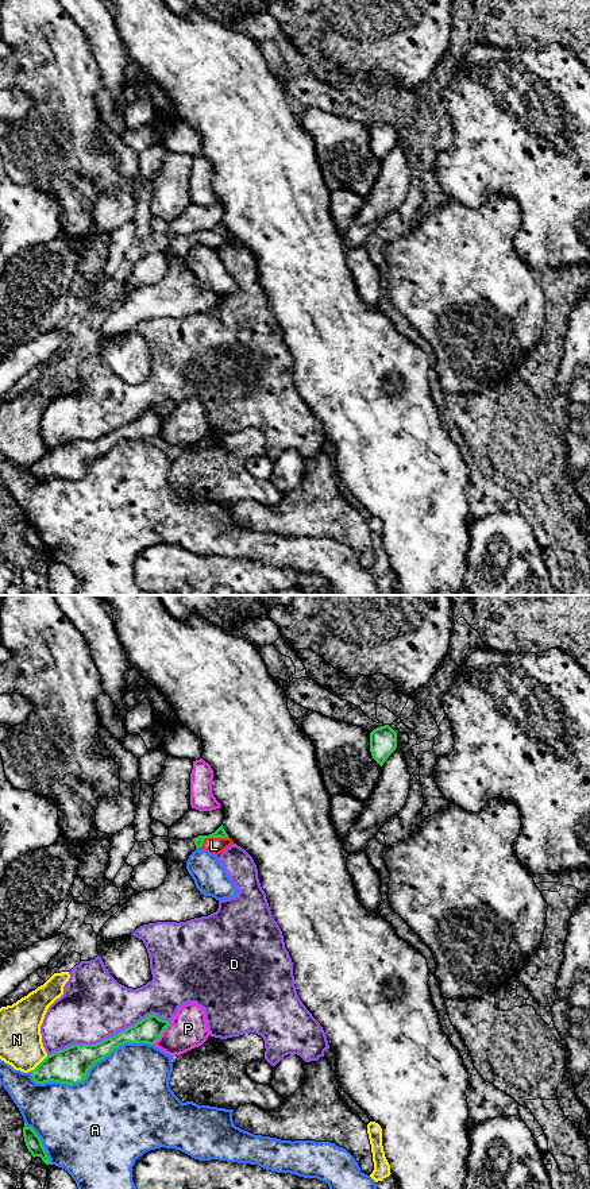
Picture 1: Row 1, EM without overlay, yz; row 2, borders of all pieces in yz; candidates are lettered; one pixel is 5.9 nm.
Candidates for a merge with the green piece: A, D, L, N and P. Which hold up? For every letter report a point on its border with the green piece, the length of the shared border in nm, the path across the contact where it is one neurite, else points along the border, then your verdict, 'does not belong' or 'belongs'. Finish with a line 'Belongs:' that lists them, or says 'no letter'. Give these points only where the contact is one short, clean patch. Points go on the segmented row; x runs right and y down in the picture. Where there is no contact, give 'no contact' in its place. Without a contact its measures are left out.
A: contact yz (89, 1068); length 750 nm; does not belong
D: contact yz (110, 1037); length 750 nm; does not belong
L: contact yz (211, 837); length 220 nm; belongs
N: contact yz (39, 1064); length 140 nm; does not belong
P: contact yz (162, 1031); length 170 nm; does not belong
Belongs: L

